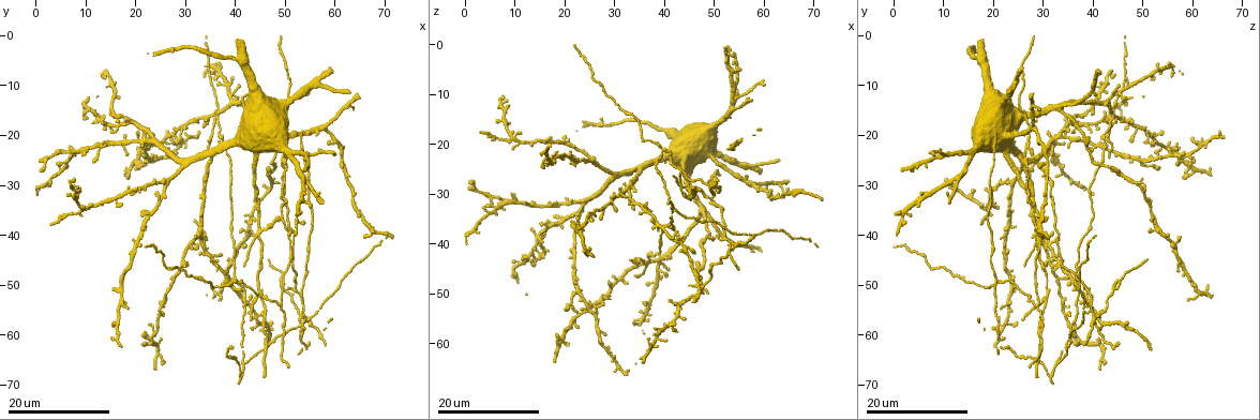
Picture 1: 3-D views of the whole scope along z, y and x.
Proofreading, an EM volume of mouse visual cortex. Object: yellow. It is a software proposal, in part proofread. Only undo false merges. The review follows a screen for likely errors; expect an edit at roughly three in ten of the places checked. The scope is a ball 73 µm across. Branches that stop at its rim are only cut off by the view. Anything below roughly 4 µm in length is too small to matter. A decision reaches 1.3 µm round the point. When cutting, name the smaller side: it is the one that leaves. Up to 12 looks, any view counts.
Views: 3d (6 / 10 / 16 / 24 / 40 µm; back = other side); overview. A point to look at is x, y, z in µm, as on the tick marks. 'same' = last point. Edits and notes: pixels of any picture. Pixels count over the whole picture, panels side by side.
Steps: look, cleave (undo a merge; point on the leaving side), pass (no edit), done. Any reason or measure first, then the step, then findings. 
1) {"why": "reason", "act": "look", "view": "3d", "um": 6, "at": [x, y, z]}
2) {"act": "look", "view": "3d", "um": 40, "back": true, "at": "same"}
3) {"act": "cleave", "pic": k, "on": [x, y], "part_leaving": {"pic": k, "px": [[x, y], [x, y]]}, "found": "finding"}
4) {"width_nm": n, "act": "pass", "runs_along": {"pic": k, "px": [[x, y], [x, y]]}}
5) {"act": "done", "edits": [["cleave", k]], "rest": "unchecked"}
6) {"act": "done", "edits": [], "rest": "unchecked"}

{"why": "four or more arms meet", "act": "look", "view": "3d", "um": 16, "at": [45.5, 52.5, 31.0]}

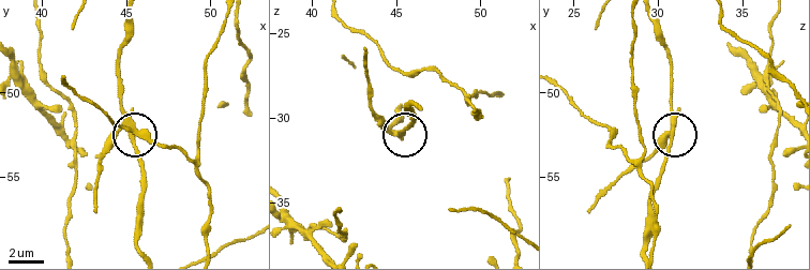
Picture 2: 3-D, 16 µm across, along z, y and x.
{"why": "closer look", "act": "look", "view": "3d", "um": 10, "at": [45.2, 52.1, 30.8]}

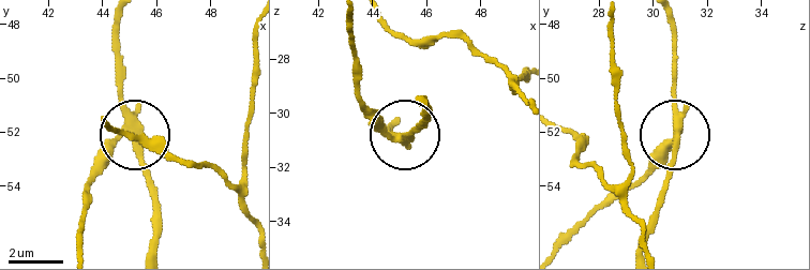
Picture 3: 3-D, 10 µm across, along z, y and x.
{"act": "cleave", "pic": 3, "on": [101, 147], "part_leaving": {"pic": 3, "px": [[128, 130], [86, 188], [78, 252]]}, "found": "a second neuron is stuck on"}

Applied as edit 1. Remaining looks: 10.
{"why": "see it whole again", "act": "look", "view": "overview"}

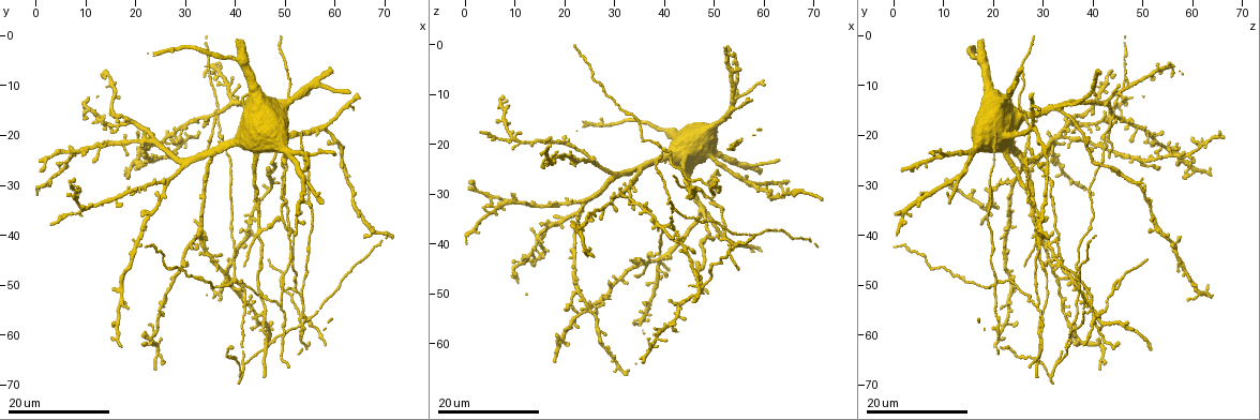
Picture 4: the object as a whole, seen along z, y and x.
{"act": "look", "view": "3d", "um": 16, "at": [49.0, 54.5, 29.0]}

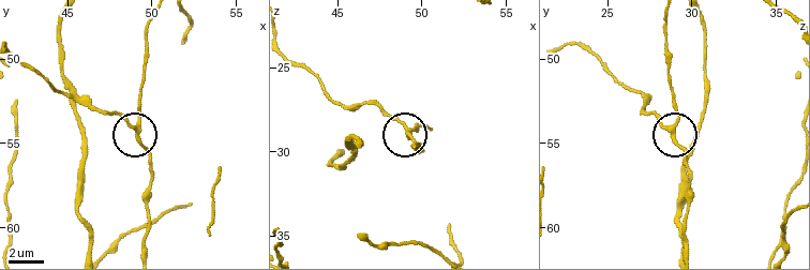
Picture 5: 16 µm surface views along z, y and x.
{"why": "zoom in", "act": "look", "view": "3d", "um": 6, "at": [49.3, 54.4, 28.9]}

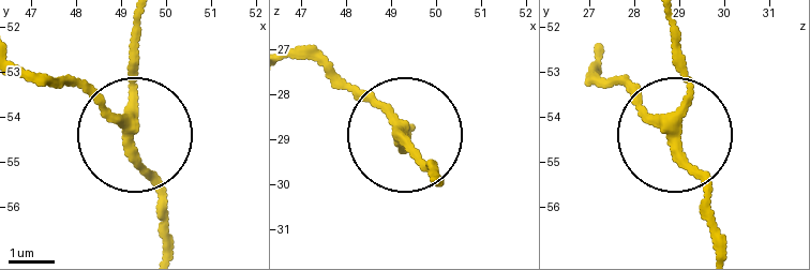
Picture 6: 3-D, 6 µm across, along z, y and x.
{"arms": 3, "act": "pass", "runs_along": {"pic": 6, "px": [[137, 19], [134, 158], [164, 223]]}, "found": "continuous, no second neuron"}

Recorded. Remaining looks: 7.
{"why": "arms run side by side", "act": "look", "view": "3d", "um": 16, "at": [53.5, 58.0, 21.5]}

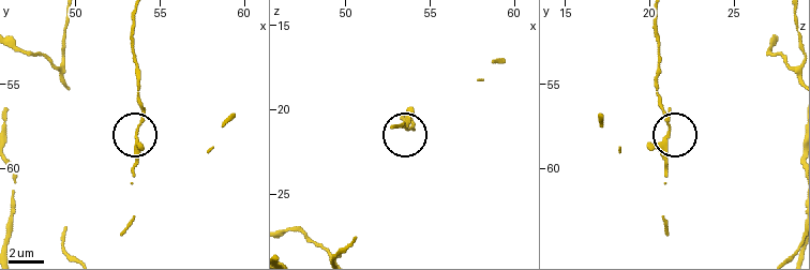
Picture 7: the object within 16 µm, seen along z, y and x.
{"why": "zoom in", "act": "look", "view": "3d", "um": 6, "at": [53.6, 57.7, 21.1]}

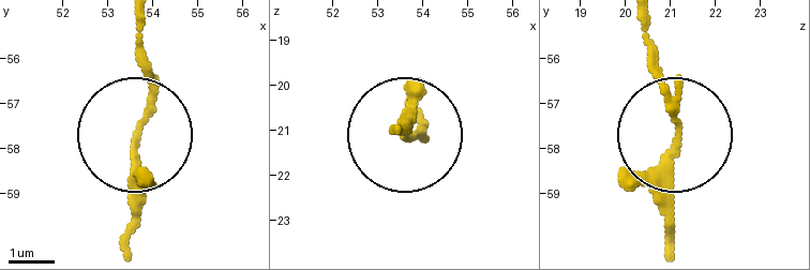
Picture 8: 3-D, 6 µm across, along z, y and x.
{"arms": 3, "act": "pass", "found": "one neuron here"}

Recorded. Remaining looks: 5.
{"why": "looks like a crossing", "act": "look", "view": "3d", "um": 16, "at": [36.5, 16.5, 44.0]}

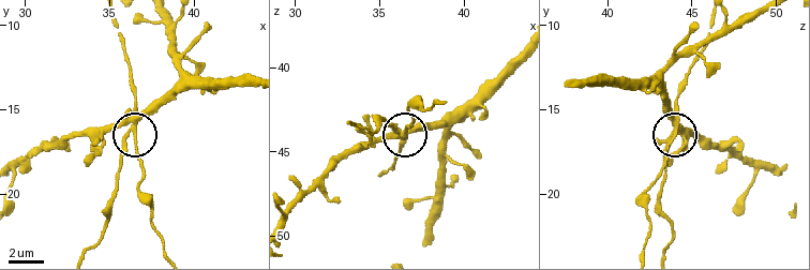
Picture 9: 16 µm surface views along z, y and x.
{"act": "look", "view": "3d", "um": 10, "at": [36.3, 16.4, 44.0]}

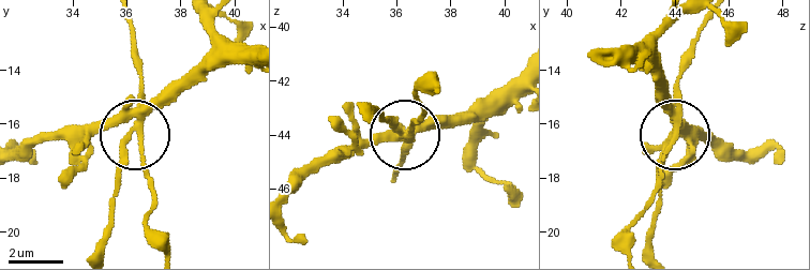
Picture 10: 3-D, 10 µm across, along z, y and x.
{"side_arm_um": 33, "arms": 4, "act": "cleave", "pic": 10, "on": [124, 164], "found": "a second neuron is stuck on"}

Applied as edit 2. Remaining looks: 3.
{"why": "thin arm on a thick one", "act": "look", "view": "3d", "um": 16, "at": [17.0, 17.0, 36.5]}

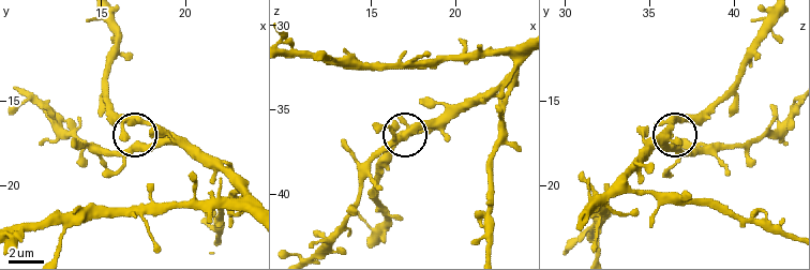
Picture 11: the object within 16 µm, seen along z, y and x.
{"act": "look", "view": "3d", "um": 10, "at": [16.8, 17.6, 36.4]}

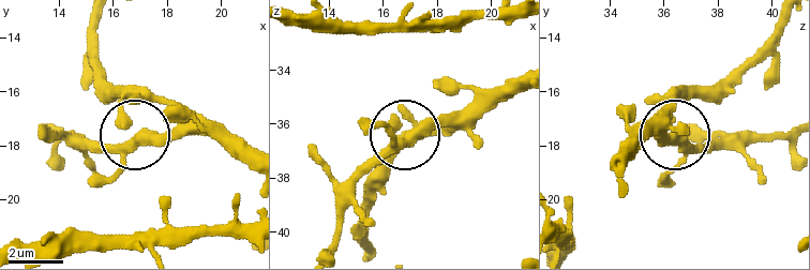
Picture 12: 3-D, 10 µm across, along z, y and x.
{"act": "pass", "found": "all the same neuron"}

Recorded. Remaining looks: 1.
{"act": "done", "edits": [["cleave", 3], ["cleave", 10]], "rest": "unchecked"}

